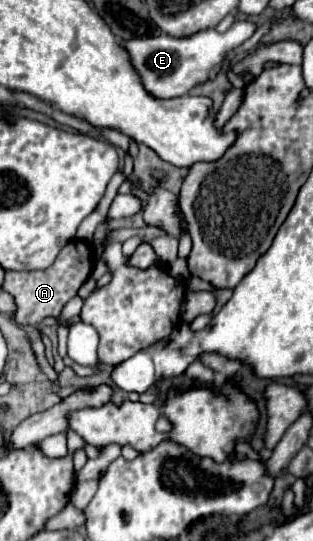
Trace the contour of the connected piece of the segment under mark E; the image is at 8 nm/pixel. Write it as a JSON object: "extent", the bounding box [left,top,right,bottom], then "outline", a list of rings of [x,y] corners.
{"extent":[124,20,258,98],"outline":[[[236,20],[224,34],[216,32],[214,28],[200,30],[186,38],[174,38],[170,34],[162,34],[156,38],[128,40],[124,42],[124,48],[128,48],[132,56],[132,64],[136,64],[136,70],[144,80],[144,88],[148,88],[152,96],[172,98],[172,96],[188,94],[196,84],[214,80],[222,70],[222,64],[226,62],[226,54],[232,48],[246,42],[256,32],[256,28],[258,26],[250,20]]]}

